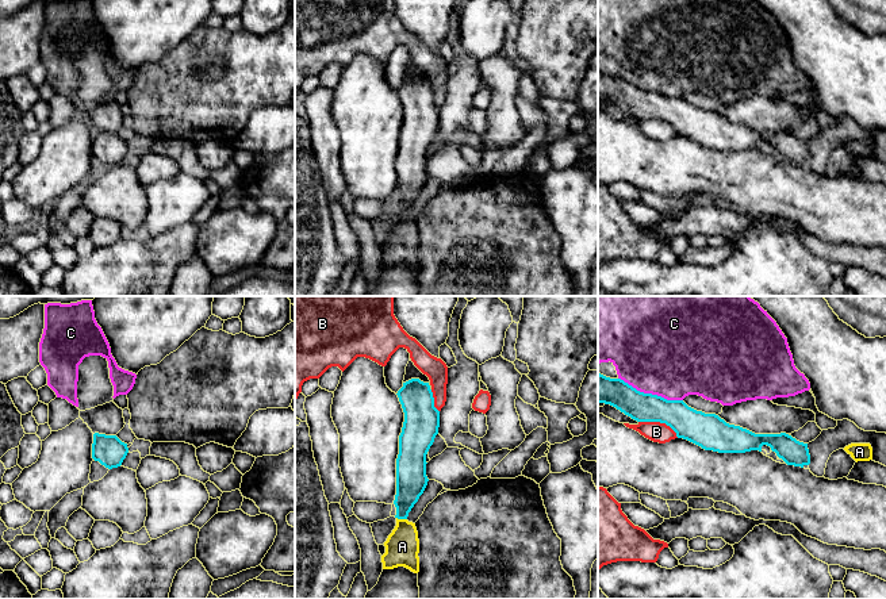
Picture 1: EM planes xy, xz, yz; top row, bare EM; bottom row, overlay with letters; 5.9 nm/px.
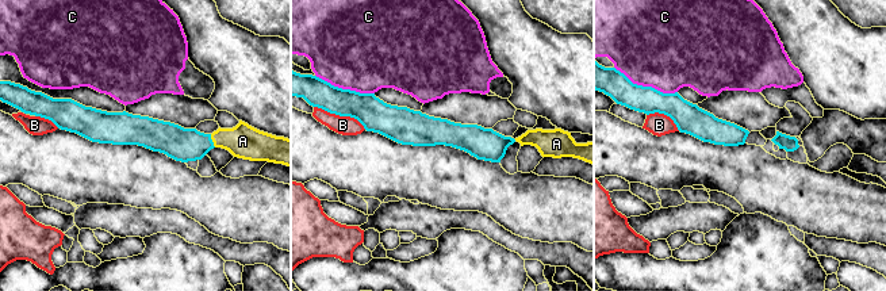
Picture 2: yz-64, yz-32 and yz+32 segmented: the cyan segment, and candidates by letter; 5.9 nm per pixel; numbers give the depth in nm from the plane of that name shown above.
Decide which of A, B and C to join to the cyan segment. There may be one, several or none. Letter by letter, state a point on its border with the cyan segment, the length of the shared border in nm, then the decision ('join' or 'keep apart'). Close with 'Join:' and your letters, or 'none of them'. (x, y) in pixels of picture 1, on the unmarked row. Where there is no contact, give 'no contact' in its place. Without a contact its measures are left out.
A: contact xz (402, 215); length 70 nm; join
B: contact yz (659, 118); length 260 nm; keep apart
C: contact yz (651, 91); length 400 nm; keep apart
Join: A

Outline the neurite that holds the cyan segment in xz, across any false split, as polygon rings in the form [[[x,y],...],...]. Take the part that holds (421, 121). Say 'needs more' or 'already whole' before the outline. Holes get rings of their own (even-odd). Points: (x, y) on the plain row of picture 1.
needs more; [[[411,76],[403,80],[398,88],[398,95],[404,110],[404,119],[399,133],[399,151],[396,155],[396,223],[384,239],[386,250],[381,253],[383,266],[404,264],[414,270],[419,269],[419,237],[415,220],[409,219],[407,214],[427,183],[426,151],[438,131],[440,108],[434,104],[434,95],[429,80]]]

